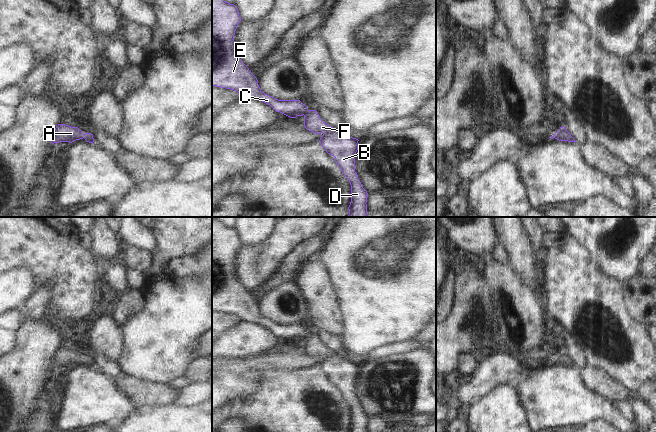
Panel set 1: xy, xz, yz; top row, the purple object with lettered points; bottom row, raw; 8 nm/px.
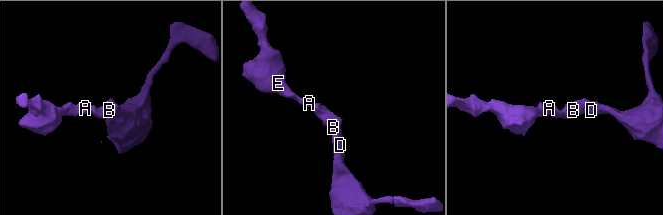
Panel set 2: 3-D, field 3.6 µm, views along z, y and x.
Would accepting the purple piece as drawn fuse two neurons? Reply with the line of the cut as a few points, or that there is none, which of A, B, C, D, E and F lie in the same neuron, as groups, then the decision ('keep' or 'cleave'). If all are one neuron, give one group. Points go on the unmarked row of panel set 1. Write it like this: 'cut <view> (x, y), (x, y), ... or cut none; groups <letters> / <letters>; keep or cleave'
cut none; groups A B C D E F; keep

